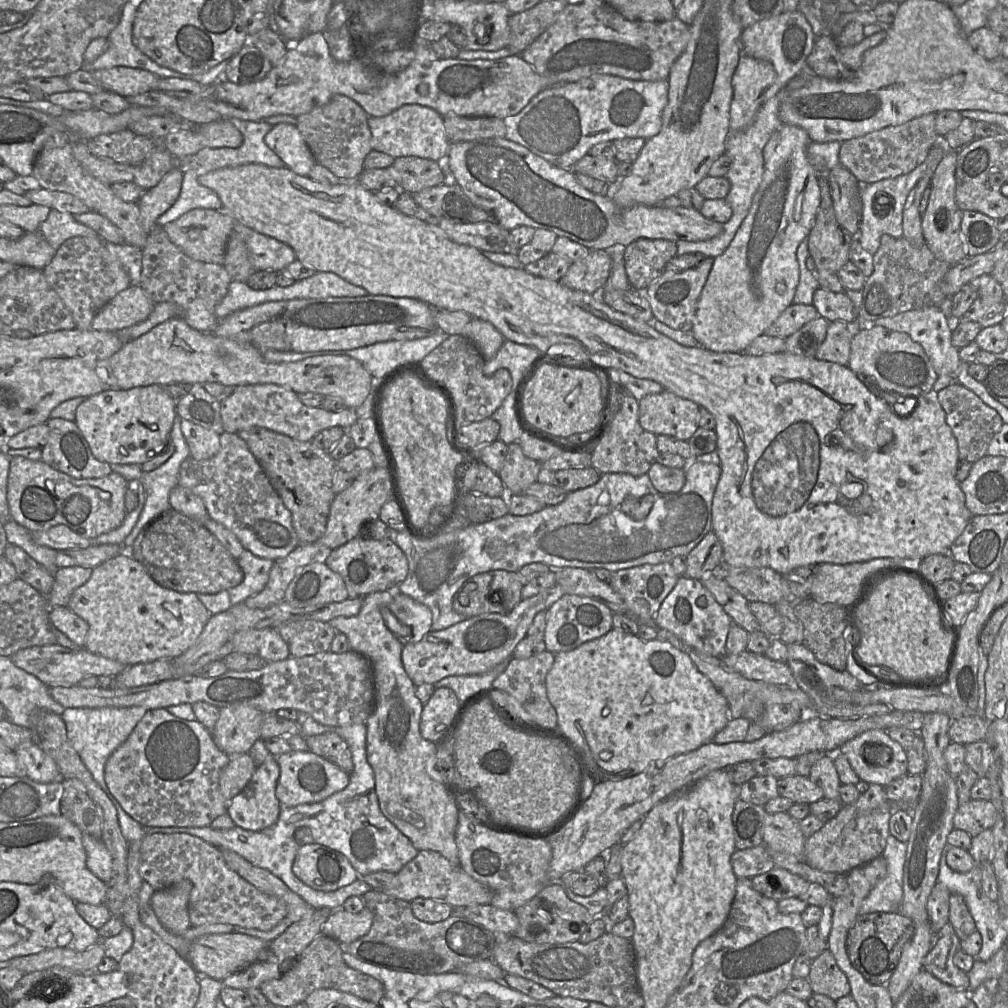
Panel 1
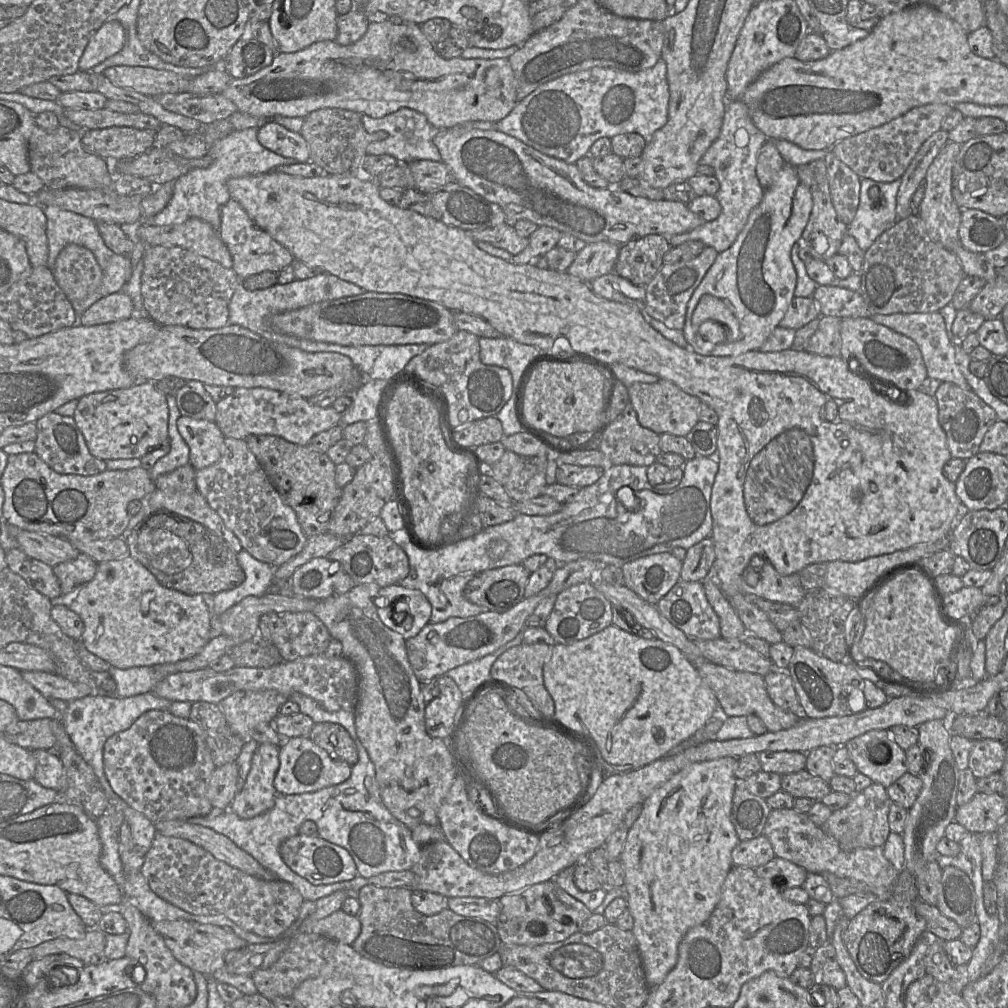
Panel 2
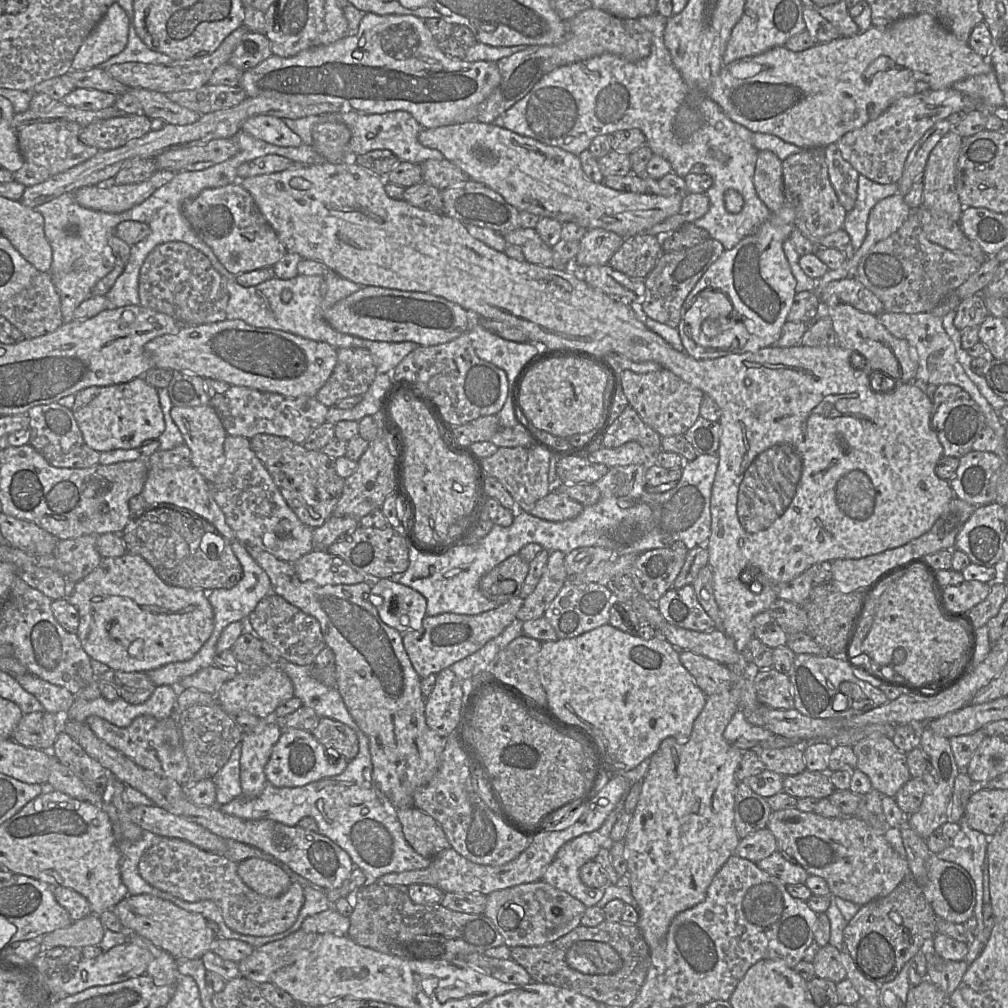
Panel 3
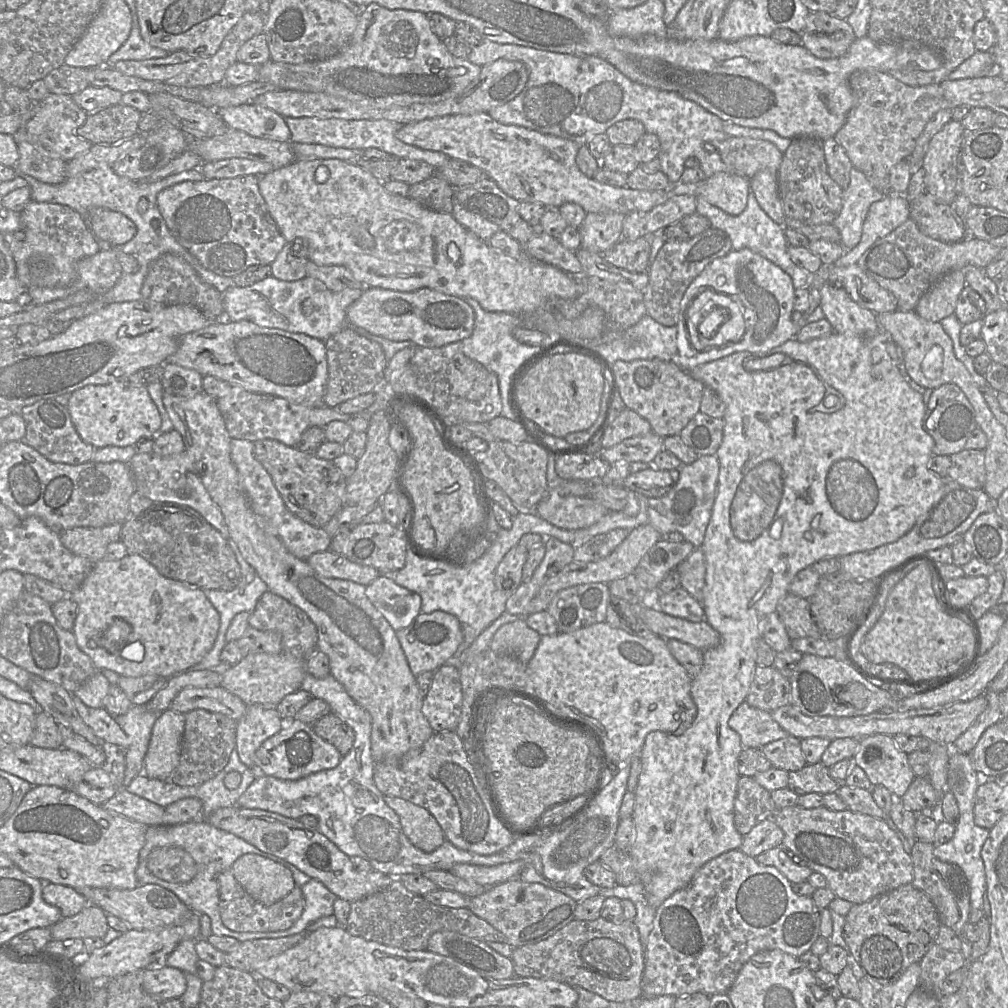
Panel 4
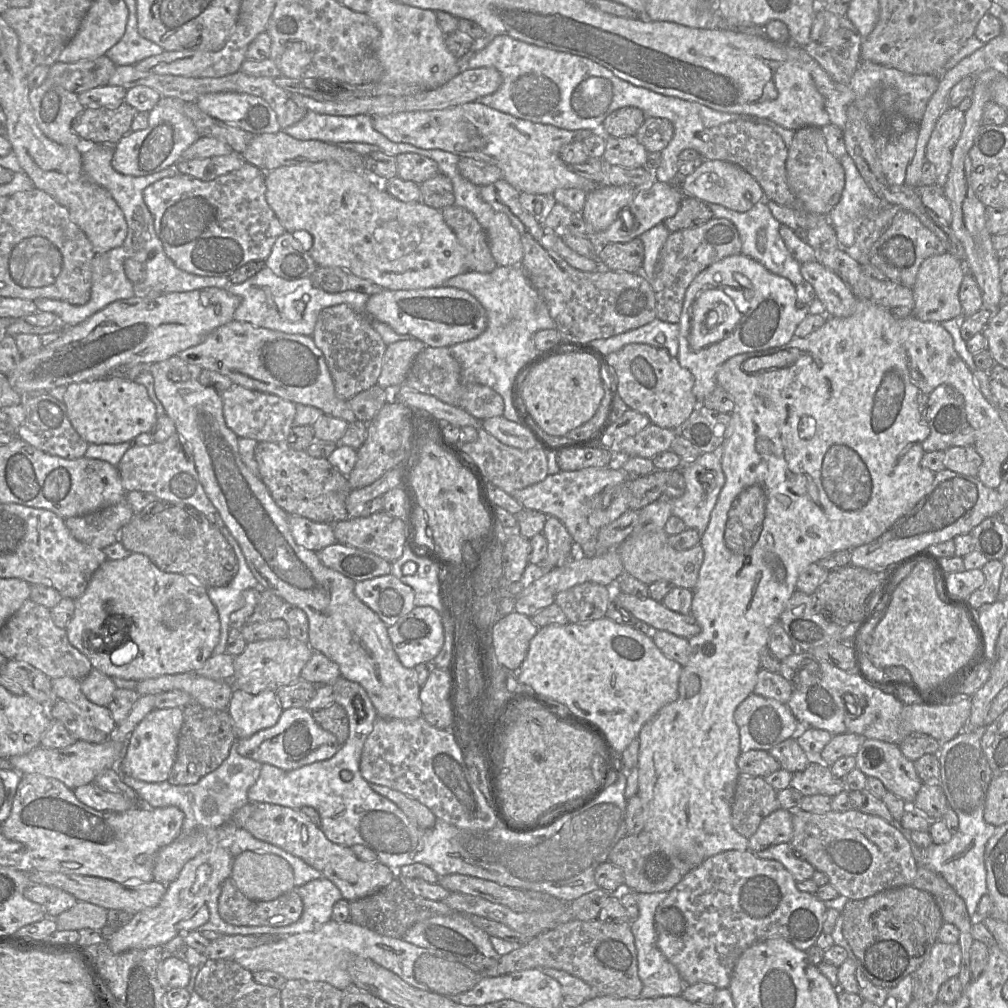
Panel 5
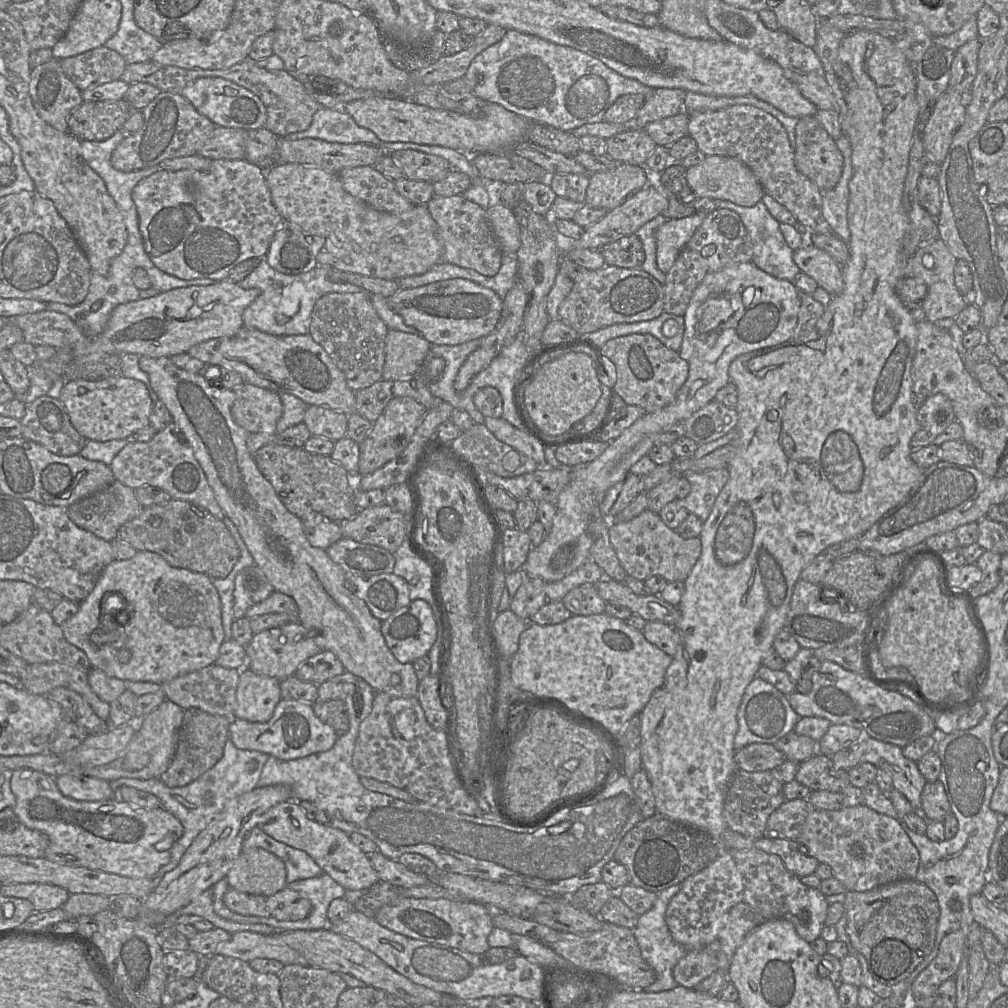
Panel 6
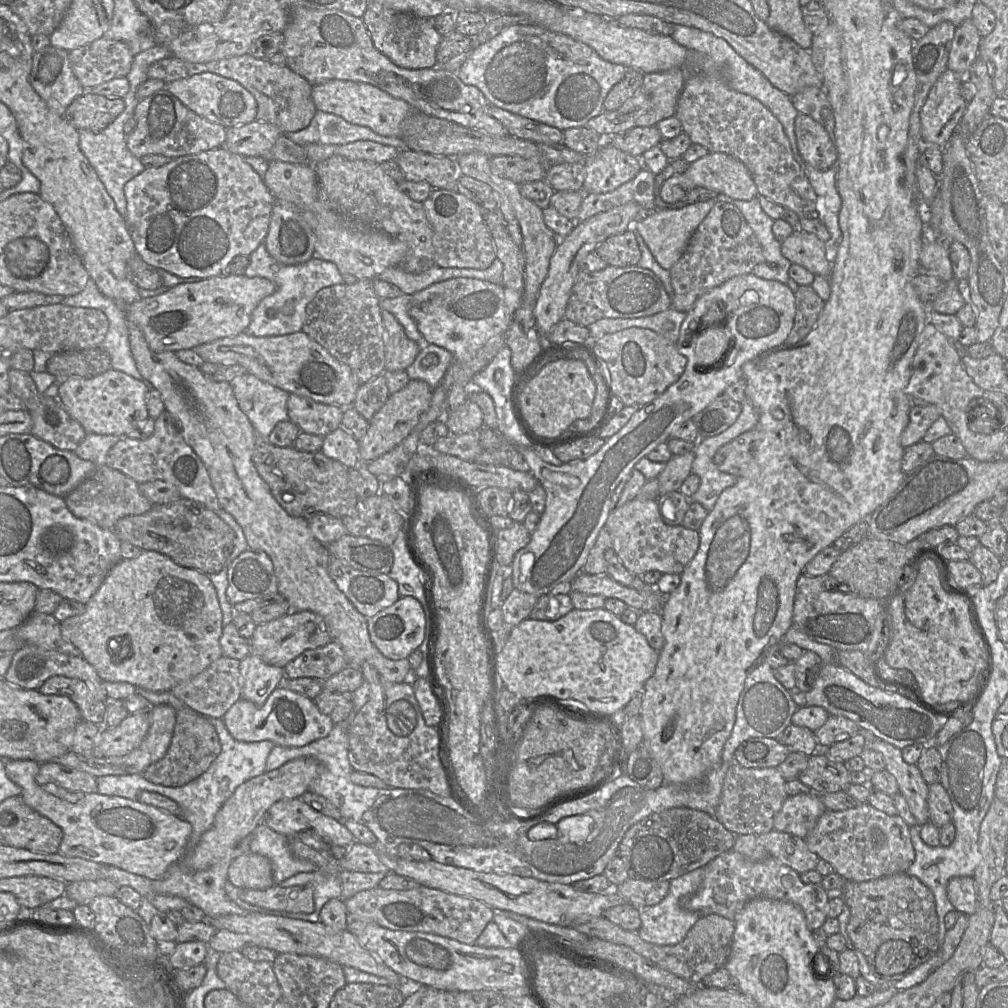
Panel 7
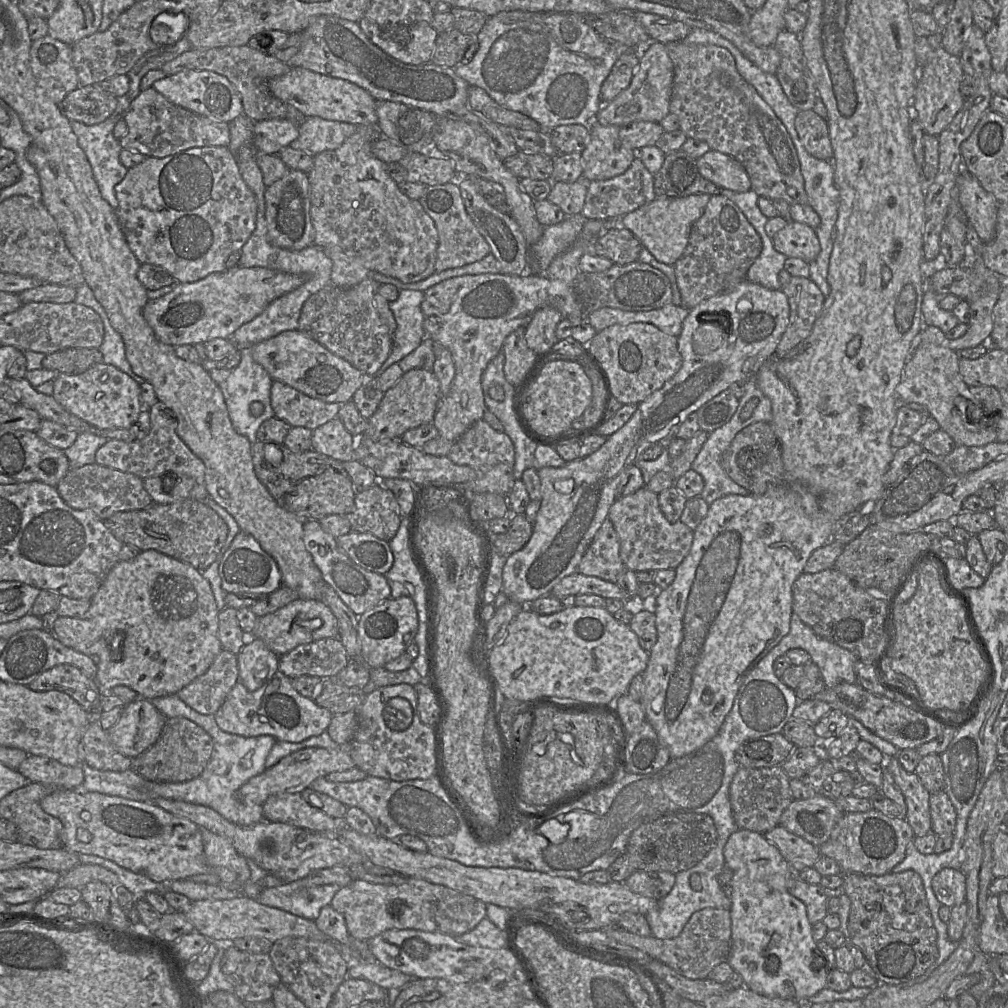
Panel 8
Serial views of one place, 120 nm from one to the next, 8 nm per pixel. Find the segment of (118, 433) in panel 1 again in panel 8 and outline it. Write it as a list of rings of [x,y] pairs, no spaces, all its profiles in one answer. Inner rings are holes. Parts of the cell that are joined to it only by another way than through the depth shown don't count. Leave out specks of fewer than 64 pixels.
[[[104,362],[77,375],[58,373],[53,384],[54,399],[67,411],[99,430],[129,429],[144,408],[140,384],[117,367]]]

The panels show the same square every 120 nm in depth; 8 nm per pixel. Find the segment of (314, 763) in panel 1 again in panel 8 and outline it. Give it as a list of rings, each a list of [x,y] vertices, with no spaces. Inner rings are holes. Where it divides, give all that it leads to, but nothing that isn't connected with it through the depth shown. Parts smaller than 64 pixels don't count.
[[[279,670],[261,688],[249,691],[238,681],[214,714],[217,725],[227,733],[244,737],[273,736],[277,741],[302,742],[327,730],[333,715],[317,705],[313,698],[301,695],[292,685],[292,679]]]

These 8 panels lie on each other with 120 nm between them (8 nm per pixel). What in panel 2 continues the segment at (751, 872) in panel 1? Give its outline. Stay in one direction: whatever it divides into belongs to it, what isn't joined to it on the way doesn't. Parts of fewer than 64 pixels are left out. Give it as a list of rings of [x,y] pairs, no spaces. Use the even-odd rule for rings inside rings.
[[[763,834],[751,840],[740,841],[732,850],[733,866],[756,869],[774,857],[772,845]]]

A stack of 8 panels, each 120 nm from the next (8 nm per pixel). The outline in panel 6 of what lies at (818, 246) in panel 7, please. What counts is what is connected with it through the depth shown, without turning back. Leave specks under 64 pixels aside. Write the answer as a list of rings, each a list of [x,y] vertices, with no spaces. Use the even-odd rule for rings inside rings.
[[[811,243],[793,251],[793,261],[804,272],[813,278],[819,287],[832,296],[840,294],[844,288],[843,267],[826,251]]]

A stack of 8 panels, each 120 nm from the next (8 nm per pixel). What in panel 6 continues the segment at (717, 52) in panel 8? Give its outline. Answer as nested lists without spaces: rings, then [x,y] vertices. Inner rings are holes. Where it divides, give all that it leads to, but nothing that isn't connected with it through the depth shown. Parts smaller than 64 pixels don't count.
[[[747,104],[732,105],[715,111],[693,112],[688,117],[688,135],[696,141],[698,150],[705,156],[728,156],[736,158],[748,166],[761,183],[765,194],[783,205],[796,217],[798,224],[805,228],[803,235],[807,241],[810,233],[834,234],[829,223],[823,217],[823,192],[796,168],[795,154],[789,143],[788,134],[781,122],[774,116]]]

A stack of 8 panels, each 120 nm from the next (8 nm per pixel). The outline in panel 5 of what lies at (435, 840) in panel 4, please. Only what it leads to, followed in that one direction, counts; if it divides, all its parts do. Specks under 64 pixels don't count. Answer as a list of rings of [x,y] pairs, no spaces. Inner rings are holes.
[[[370,784],[370,787],[379,795],[392,801],[415,825],[423,830],[430,829],[436,822],[434,814],[422,803],[400,791],[387,786]]]

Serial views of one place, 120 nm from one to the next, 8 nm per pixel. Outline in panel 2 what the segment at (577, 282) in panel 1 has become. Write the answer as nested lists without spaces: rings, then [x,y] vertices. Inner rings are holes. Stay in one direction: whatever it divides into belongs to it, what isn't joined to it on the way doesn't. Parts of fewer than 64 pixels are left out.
[[[600,241],[587,243],[577,253],[573,263],[567,269],[567,273],[590,283],[594,279],[614,271],[620,245]]]

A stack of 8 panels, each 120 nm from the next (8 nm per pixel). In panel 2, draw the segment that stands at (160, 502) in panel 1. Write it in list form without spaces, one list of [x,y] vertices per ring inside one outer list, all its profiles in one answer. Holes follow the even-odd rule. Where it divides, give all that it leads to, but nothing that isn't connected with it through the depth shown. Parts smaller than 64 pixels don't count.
[[[167,395],[167,404],[169,409],[168,418],[168,438],[170,441],[170,451],[160,458],[149,470],[151,479],[156,479],[163,474],[169,473],[190,461],[190,449],[177,428],[177,420],[181,413],[177,407],[176,396]]]

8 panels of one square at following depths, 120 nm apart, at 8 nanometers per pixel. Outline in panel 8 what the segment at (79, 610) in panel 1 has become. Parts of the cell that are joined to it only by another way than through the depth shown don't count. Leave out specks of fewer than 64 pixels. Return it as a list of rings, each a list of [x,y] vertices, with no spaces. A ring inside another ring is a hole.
[[[156,550],[117,562],[83,617],[41,618],[62,644],[94,660],[94,679],[103,691],[123,685],[147,700],[176,694],[203,675],[223,650],[218,638],[219,610],[210,583],[192,565]],[[121,642],[122,659],[115,661],[113,653]]]

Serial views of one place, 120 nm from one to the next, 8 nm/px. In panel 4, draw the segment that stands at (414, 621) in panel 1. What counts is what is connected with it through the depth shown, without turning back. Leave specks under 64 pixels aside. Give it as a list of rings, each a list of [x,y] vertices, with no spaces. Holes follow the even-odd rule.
[[[387,575],[367,585],[365,595],[395,631],[408,627],[421,613],[420,595],[399,586]]]

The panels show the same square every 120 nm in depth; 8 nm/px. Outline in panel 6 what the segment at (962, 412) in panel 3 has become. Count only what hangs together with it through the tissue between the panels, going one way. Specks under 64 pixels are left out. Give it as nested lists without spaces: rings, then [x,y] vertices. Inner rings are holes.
[[[942,393],[927,397],[917,409],[916,418],[919,430],[911,438],[912,449],[932,444],[939,434],[956,421],[952,403]]]

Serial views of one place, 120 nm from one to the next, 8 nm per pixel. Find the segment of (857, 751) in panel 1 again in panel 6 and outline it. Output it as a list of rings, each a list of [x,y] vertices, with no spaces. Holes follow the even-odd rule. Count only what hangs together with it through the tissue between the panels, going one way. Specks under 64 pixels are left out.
[[[863,734],[862,739],[866,745],[862,761],[888,771],[892,777],[893,787],[908,799],[915,812],[921,812],[921,794],[927,781],[920,773],[917,762],[906,758],[903,755],[902,748],[897,745],[874,739],[868,734]]]

